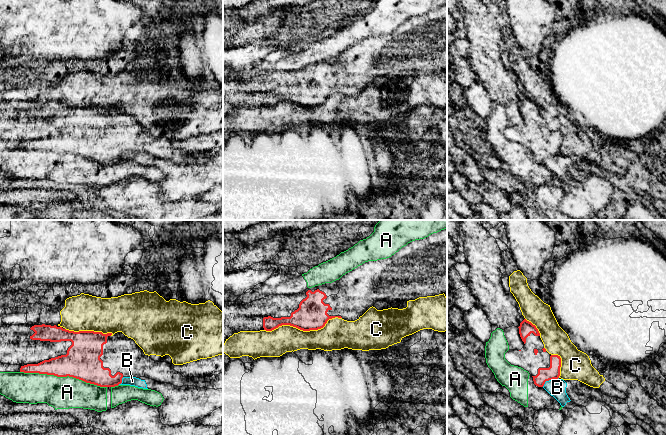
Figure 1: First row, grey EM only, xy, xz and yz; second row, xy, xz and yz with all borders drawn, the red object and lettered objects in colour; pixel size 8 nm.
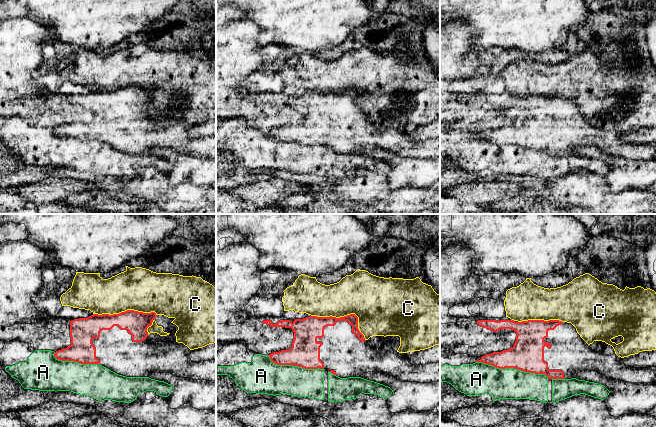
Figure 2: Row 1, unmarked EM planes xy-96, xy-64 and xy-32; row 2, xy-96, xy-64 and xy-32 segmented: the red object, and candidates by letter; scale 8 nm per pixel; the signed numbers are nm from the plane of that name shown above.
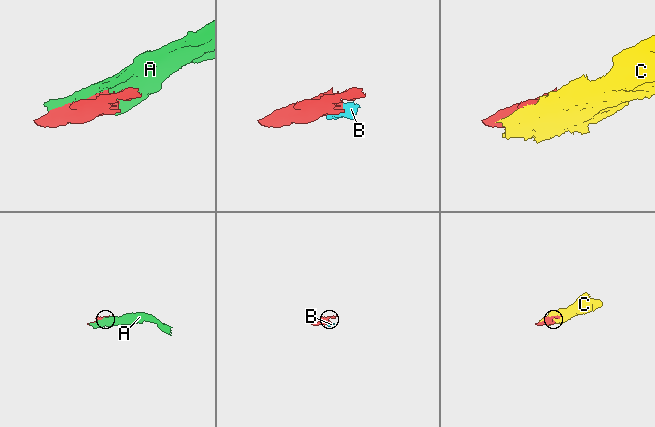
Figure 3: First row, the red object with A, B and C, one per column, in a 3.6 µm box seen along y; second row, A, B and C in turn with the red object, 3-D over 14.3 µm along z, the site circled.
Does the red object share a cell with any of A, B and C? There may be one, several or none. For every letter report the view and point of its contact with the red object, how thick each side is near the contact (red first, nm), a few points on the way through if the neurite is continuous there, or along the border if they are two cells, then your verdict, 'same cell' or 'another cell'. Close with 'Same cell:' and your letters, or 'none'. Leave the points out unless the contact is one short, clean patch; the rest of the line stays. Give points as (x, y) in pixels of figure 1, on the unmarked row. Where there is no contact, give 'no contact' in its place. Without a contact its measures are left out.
A: meets red in xy at (63, 152); 280 nm thick on the red side, 260 nm on the other; another cell
B: meets red in yz at (549, 155); 110 nm thick on the red side, 140 nm on the other; border along yz (558, 153), (547, 156), (542, 162); another cell
C: meets red in xz at (303, 106); 240 nm thick on the red side, 220 nm on the other; another cell
Same cell: none

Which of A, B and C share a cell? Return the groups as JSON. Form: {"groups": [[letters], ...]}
{"groups": [["A"], ["B"], ["C"]]}

